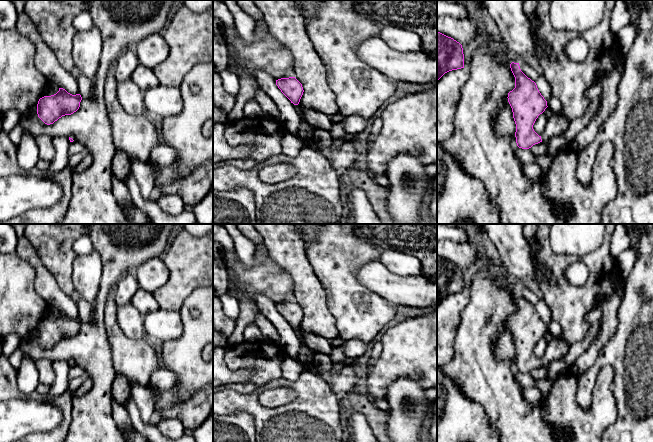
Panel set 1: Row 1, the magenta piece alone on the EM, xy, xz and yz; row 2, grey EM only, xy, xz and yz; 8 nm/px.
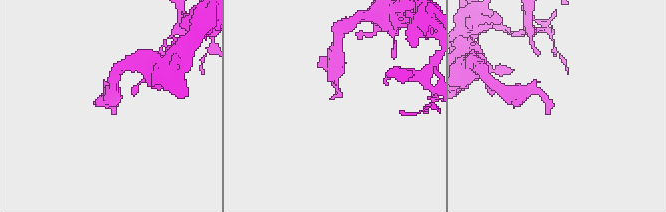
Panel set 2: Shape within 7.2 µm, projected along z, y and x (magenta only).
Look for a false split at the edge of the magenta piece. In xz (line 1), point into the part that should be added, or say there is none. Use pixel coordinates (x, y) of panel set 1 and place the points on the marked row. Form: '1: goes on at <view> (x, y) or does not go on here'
1: goes on at xz (305, 132)

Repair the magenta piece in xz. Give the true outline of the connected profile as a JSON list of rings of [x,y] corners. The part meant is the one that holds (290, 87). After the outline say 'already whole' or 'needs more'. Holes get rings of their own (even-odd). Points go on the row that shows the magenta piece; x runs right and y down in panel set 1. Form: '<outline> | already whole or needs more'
[[[281,78],[276,80],[276,85],[281,92],[295,105],[297,112],[301,115],[301,122],[298,129],[298,137],[302,140],[304,146],[309,146],[313,142],[313,133],[315,126],[310,125],[299,110],[298,104],[303,95],[302,84],[295,78]]] | needs more

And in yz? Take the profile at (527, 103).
[[[512,62],[510,68],[515,77],[515,88],[508,93],[507,98],[516,124],[517,146],[529,149],[535,144],[567,132],[570,122],[562,113],[554,113],[548,118],[541,136],[534,131],[533,125],[548,107],[547,101],[539,92],[536,83],[521,71],[519,63]]] | needs more

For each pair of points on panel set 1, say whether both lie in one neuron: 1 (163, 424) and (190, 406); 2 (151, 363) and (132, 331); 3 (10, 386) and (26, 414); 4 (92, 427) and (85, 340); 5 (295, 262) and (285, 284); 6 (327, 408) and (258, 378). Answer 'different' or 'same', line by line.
1: different
2: different
3: different
4: same
5: different
6: different

